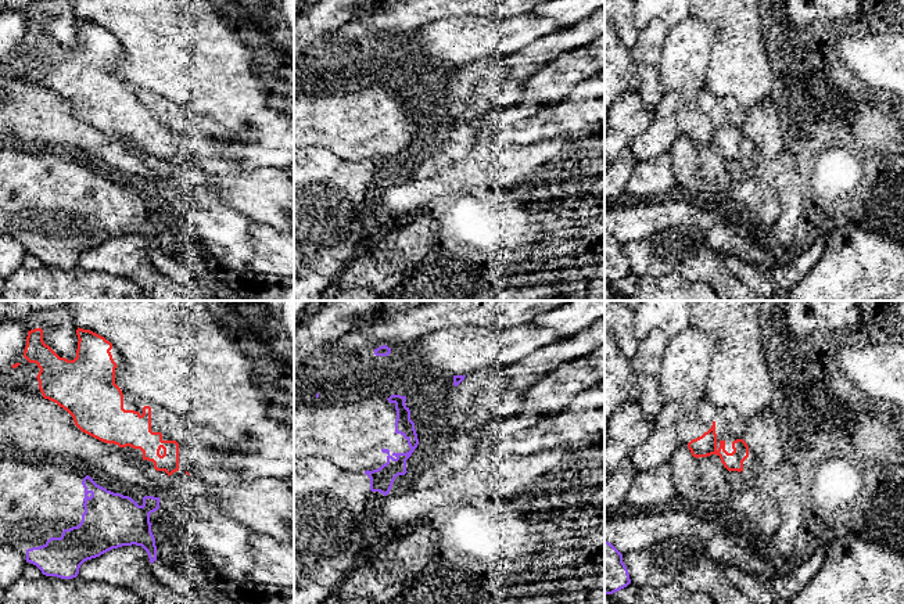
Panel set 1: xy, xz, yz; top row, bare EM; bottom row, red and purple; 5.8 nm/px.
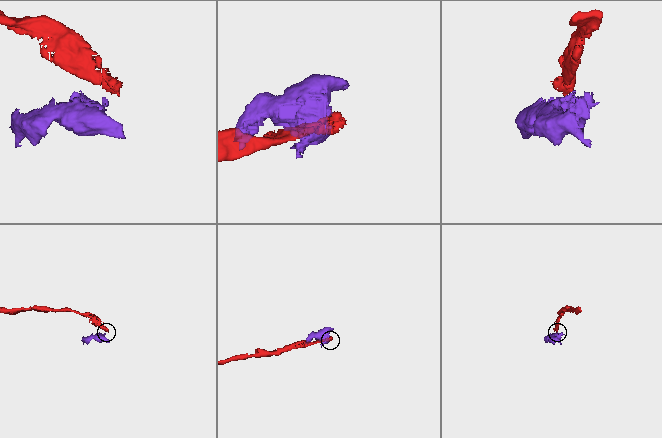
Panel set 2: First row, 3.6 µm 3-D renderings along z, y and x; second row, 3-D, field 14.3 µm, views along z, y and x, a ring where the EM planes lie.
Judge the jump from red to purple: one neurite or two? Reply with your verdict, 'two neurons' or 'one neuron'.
two neurons

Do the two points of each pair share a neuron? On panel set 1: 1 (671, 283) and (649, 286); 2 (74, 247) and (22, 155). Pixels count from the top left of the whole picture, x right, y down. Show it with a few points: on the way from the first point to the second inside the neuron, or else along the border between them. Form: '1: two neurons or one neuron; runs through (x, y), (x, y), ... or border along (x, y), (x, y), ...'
1: one neuron; runs through (666, 286), (655, 286)
2: one neuron; runs through (57, 225), (57, 212), (22, 178)

